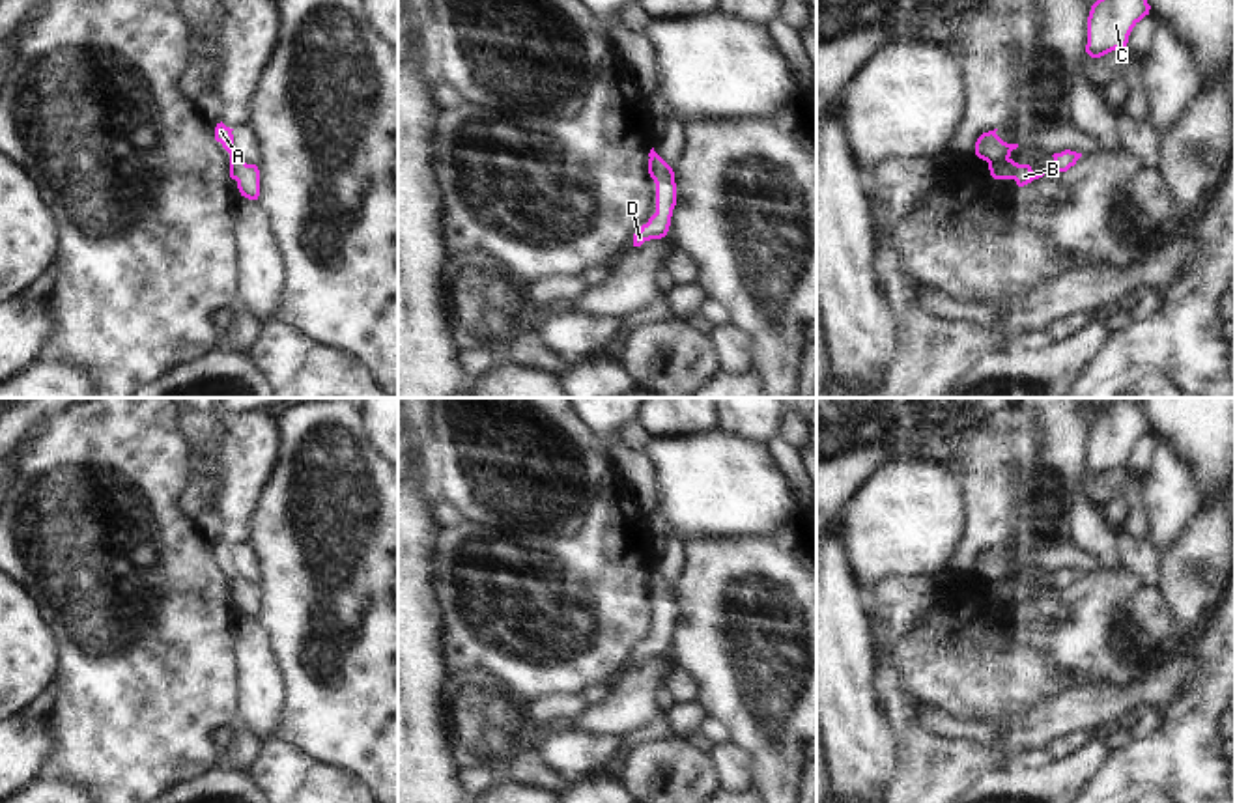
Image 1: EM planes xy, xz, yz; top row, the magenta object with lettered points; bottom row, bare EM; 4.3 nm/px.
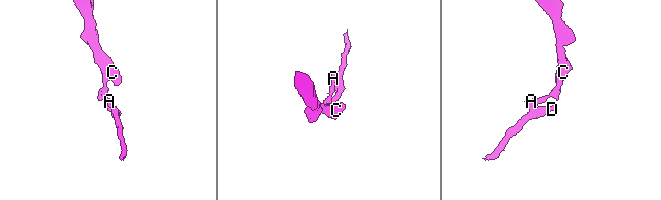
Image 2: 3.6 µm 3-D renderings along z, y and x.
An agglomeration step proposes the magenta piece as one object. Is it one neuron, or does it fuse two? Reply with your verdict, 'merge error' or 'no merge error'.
merge error

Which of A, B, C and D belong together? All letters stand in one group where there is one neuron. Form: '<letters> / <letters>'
A C / B D

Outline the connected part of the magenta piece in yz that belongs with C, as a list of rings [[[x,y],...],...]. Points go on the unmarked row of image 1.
[[[1112,398],[1087,435],[1086,471],[1100,476],[1115,467],[1125,467],[1132,446],[1149,433],[1151,424],[1140,403],[1132,398]]]

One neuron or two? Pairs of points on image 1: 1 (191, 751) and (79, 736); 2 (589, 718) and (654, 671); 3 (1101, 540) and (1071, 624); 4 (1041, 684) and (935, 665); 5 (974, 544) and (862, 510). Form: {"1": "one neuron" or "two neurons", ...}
{"1": "one neuron", "2": "one neuron", "3": "two neurons", "4": "one neuron", "5": "two neurons"}

